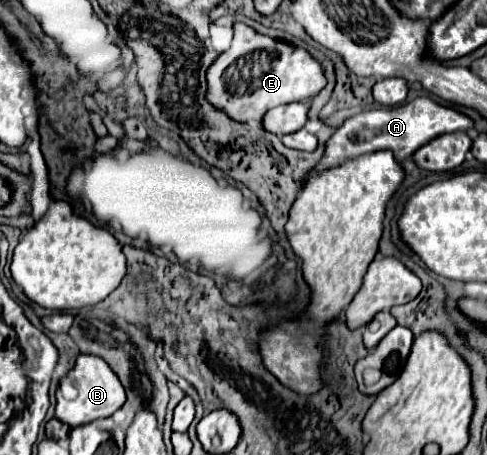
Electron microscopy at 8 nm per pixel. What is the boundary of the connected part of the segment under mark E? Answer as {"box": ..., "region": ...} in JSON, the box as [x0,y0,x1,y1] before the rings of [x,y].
{"box":[209,23,327,123],"region":[[[235,23],[233,29],[235,37],[229,51],[221,53],[213,67],[209,67],[209,103],[225,109],[231,119],[237,119],[239,123],[251,119],[261,121],[269,109],[311,99],[327,85],[323,65],[305,49],[293,47],[281,39],[271,39],[243,23]]]}

